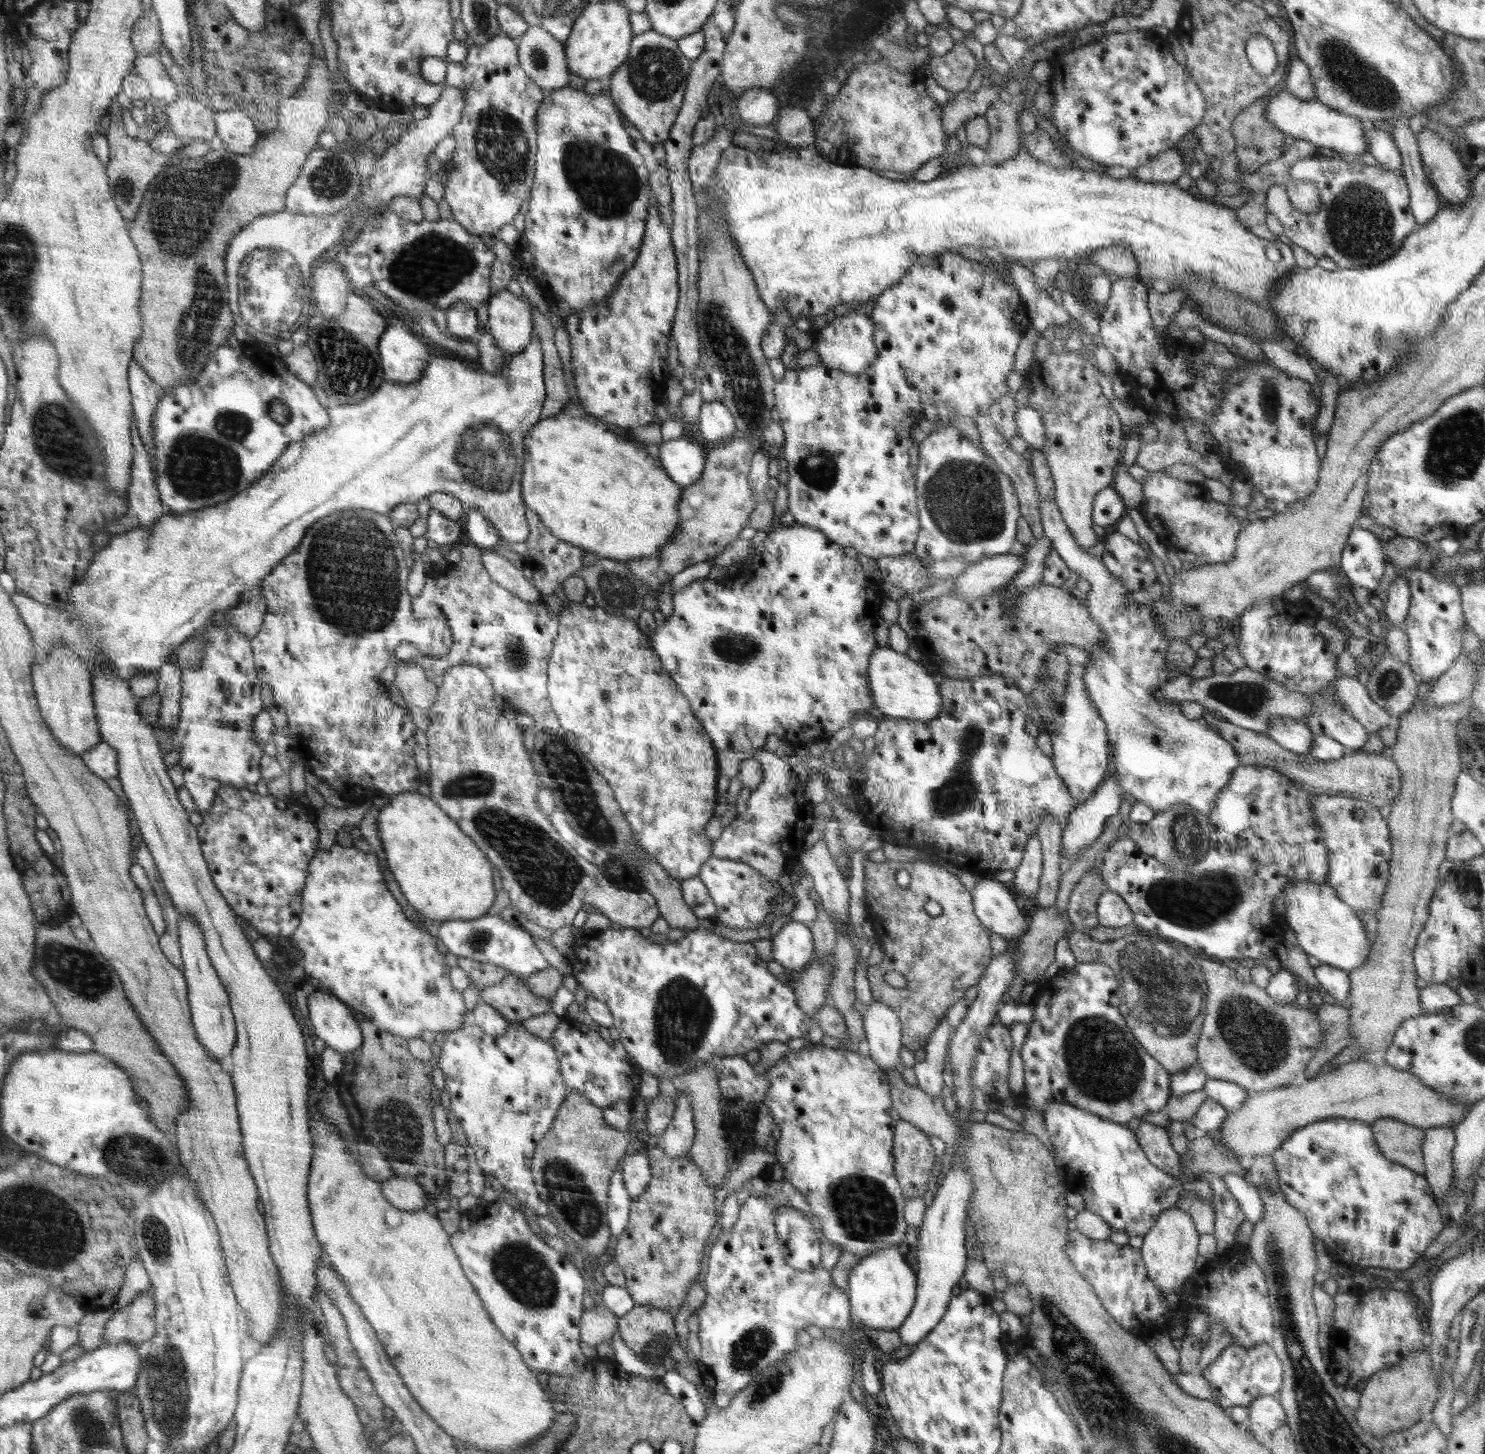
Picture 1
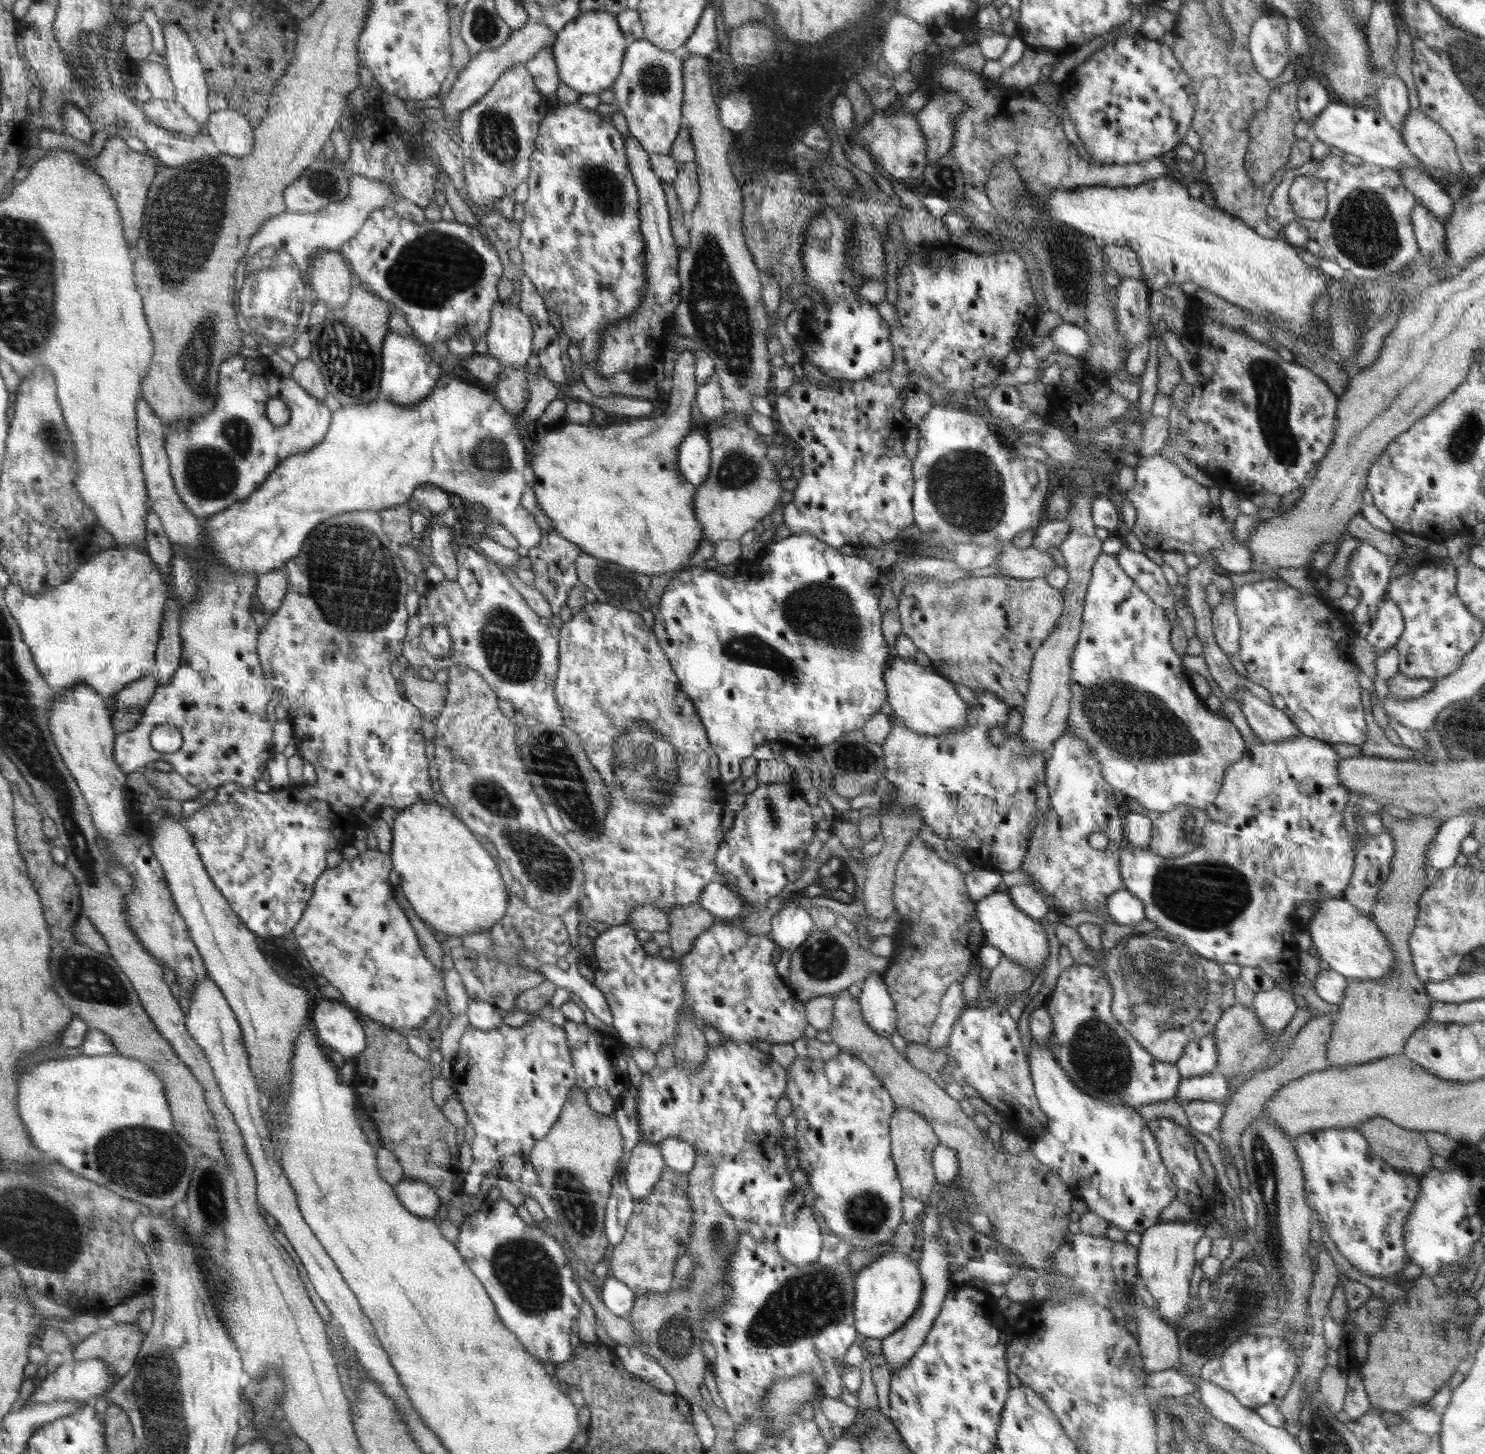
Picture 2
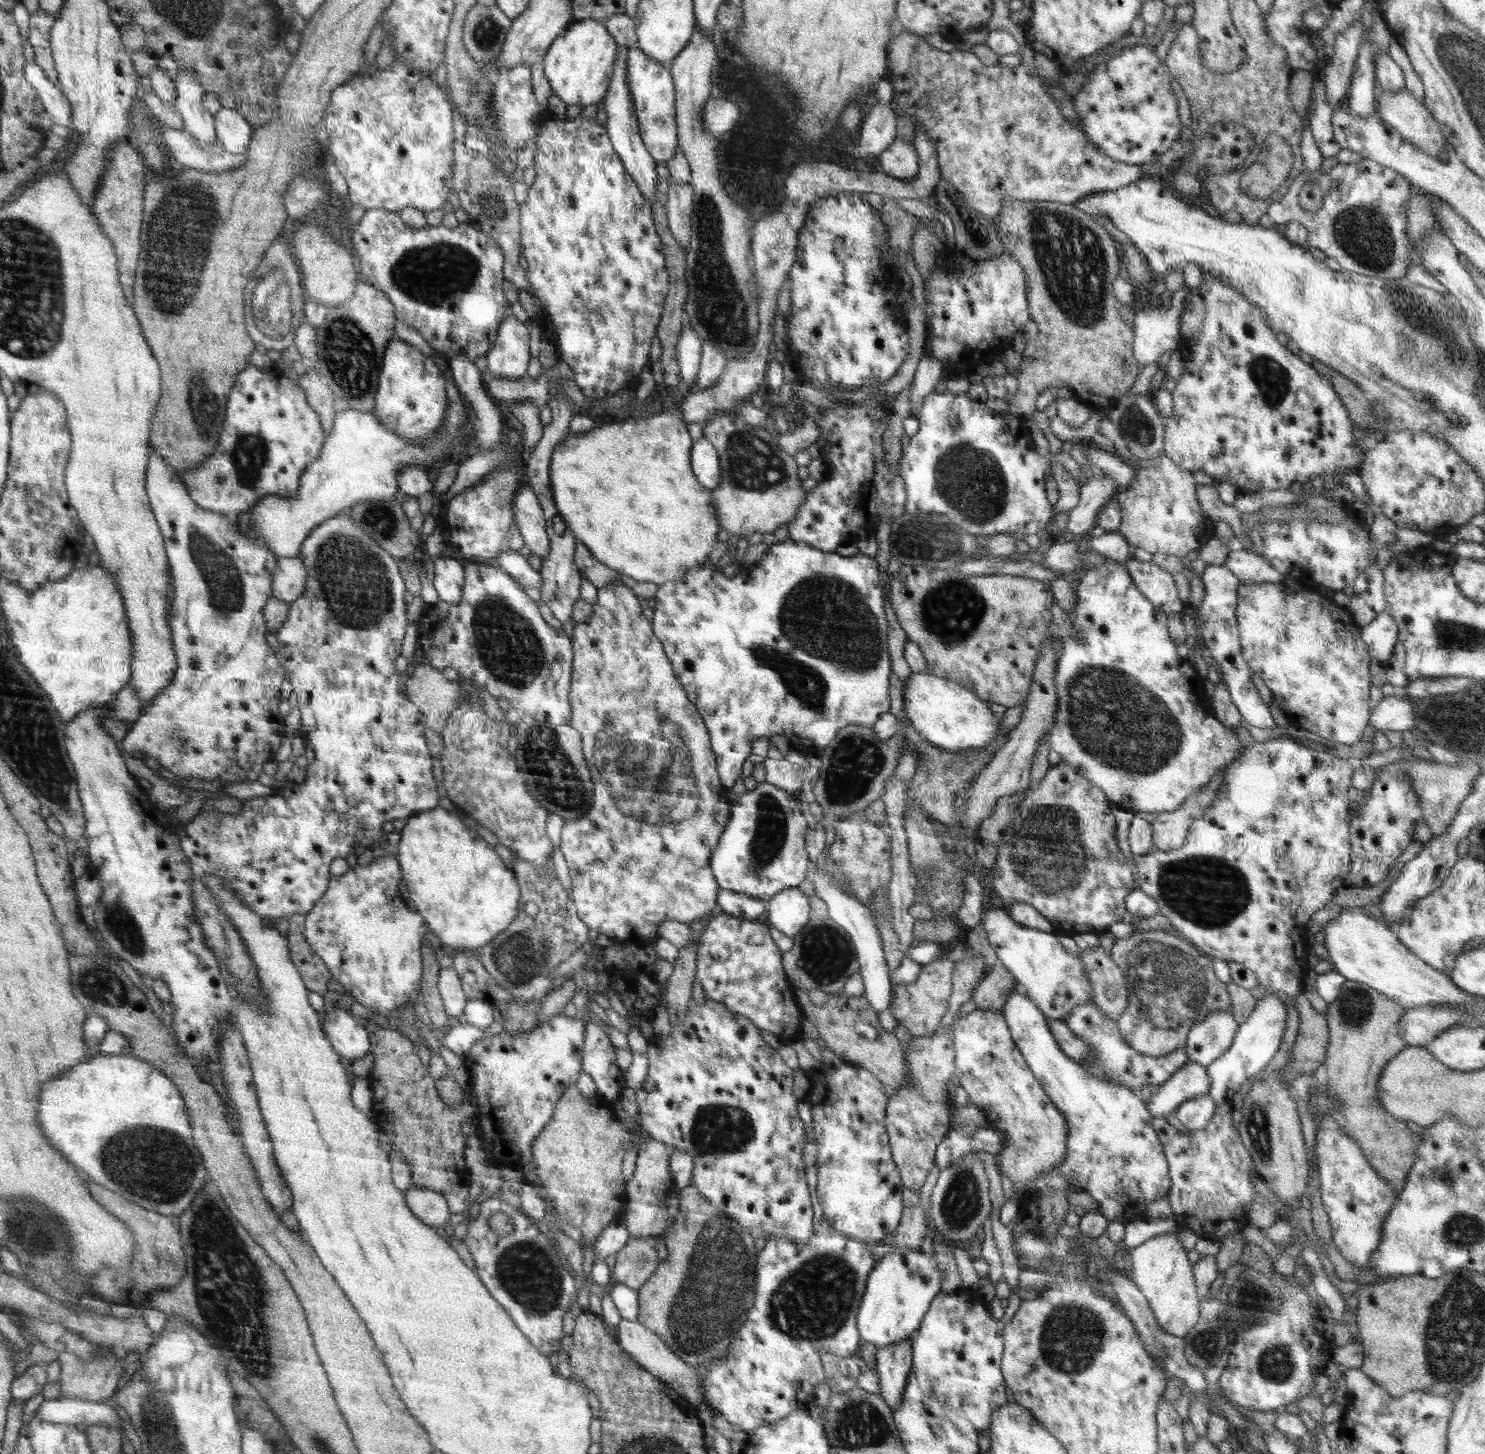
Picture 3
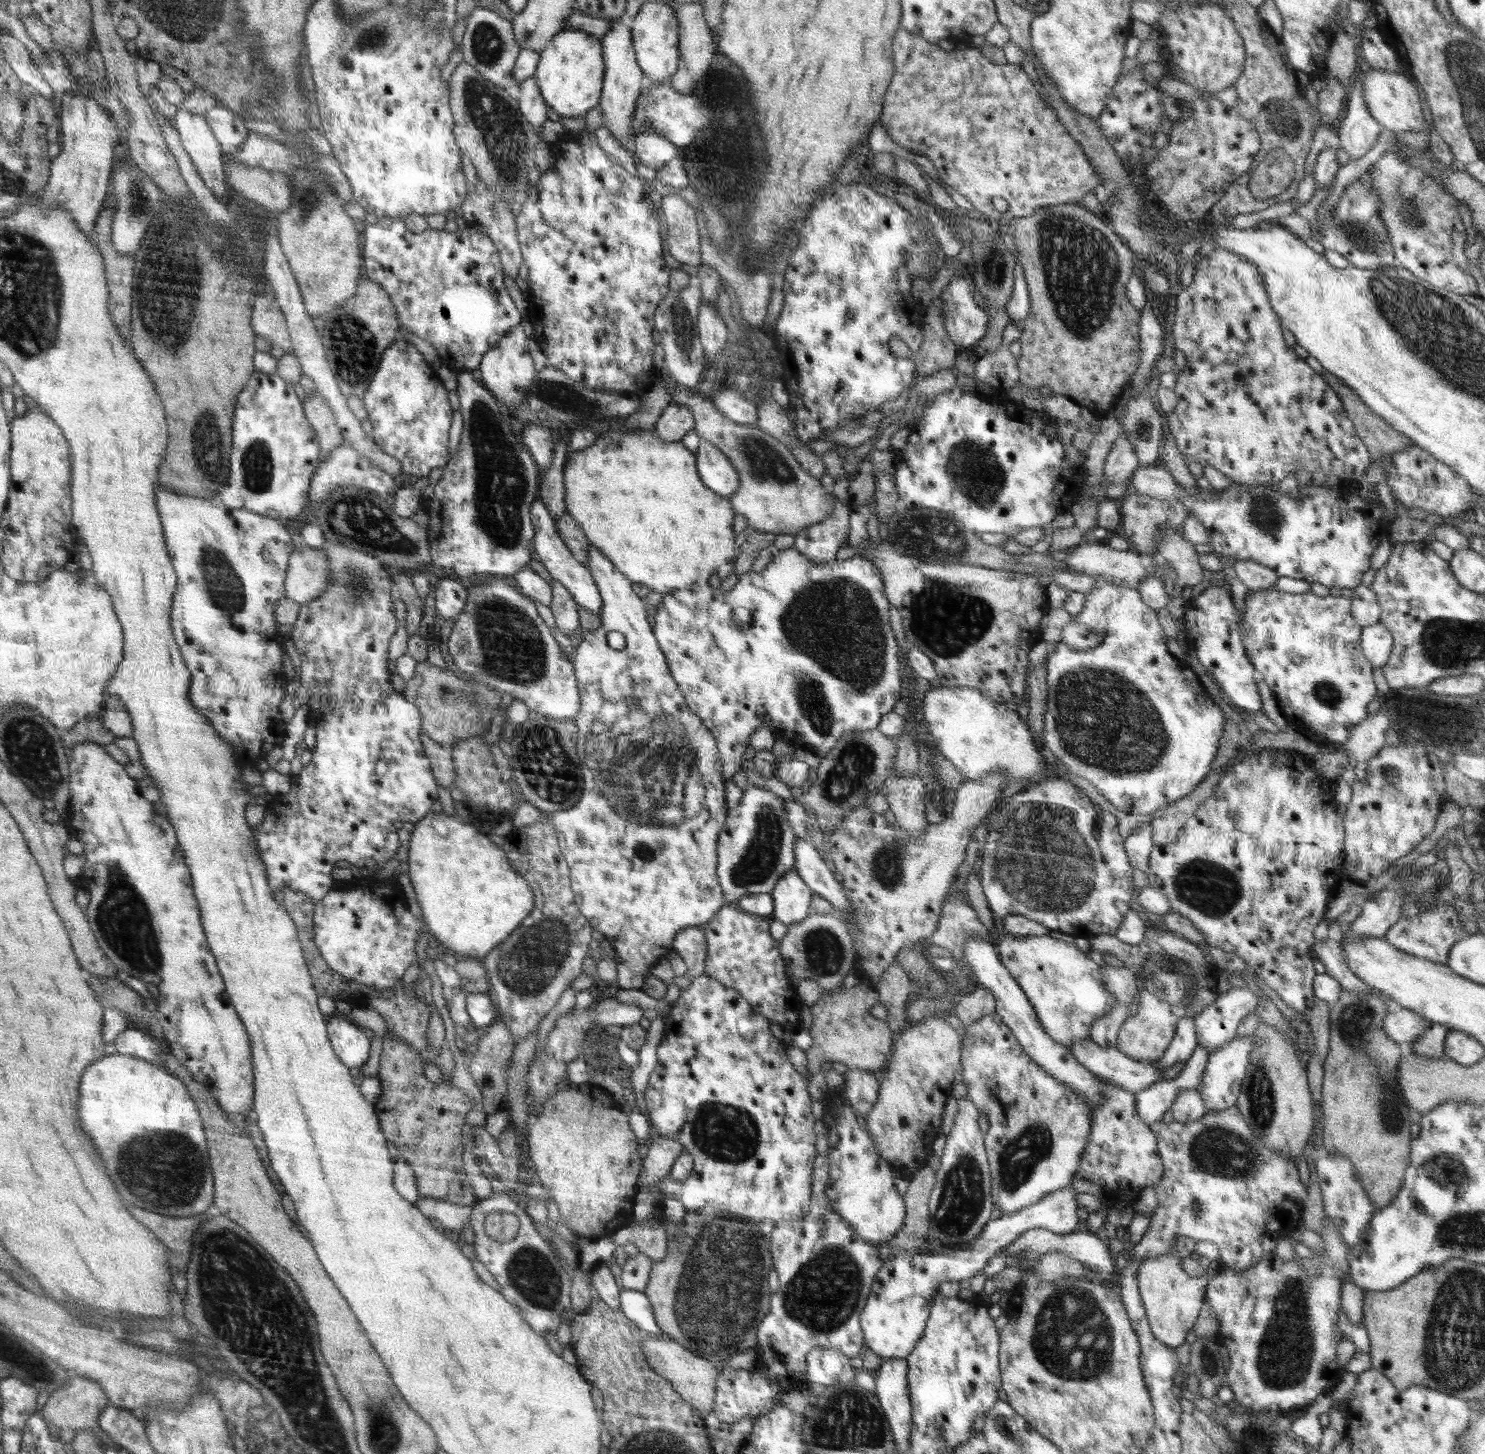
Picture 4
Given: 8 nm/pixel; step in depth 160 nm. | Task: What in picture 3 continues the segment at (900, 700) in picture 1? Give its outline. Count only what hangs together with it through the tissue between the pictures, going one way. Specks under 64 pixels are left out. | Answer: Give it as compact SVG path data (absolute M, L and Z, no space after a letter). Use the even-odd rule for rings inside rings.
M928 671L909 676L903 688L903 710L922 738L949 753L967 748L984 748L996 738L1002 722L1002 719L994 717L990 707L978 694Z

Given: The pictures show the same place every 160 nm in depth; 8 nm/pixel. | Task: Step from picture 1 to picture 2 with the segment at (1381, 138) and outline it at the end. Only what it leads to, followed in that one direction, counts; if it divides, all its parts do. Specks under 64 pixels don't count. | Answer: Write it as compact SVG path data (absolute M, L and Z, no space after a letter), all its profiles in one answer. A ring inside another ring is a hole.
M1402 168L1399 174L1404 181L1404 187L1414 195L1417 202L1431 210L1444 224L1453 209L1451 196L1446 190L1419 170Z

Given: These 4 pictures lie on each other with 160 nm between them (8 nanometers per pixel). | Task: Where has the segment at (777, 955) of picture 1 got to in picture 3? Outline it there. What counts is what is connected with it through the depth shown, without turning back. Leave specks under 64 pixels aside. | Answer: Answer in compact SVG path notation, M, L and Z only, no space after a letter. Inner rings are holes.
M791 886L782 890L782 892L772 897L766 905L767 912L764 917L766 923L772 926L772 928L777 928L782 934L790 938L796 936L813 917L809 895L805 895L797 886Z

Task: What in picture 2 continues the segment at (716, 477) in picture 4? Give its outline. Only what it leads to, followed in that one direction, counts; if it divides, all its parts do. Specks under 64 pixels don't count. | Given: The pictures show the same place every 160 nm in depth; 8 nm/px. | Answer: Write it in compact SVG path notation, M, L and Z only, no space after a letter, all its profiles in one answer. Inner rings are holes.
M702 428L684 438L680 444L678 463L684 477L696 487L707 480L711 472L711 445Z

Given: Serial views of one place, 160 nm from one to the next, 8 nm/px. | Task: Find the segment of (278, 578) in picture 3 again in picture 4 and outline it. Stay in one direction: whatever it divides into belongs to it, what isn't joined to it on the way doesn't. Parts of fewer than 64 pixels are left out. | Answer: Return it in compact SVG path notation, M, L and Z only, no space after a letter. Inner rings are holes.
M308 546L298 548L291 555L287 570L287 597L301 605L320 598L320 594L330 586L327 567L326 550Z

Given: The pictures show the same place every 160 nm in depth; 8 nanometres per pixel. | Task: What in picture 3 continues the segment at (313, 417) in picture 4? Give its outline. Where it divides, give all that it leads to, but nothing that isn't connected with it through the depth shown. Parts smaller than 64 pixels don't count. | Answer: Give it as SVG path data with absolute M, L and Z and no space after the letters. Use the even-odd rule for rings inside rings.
M307 370L306 374L299 376L297 380L305 391L307 401L311 407L319 414L322 423L323 432L328 434L333 427L335 411L332 402L335 402L336 396L332 394L332 390L320 380L320 376L312 370Z

